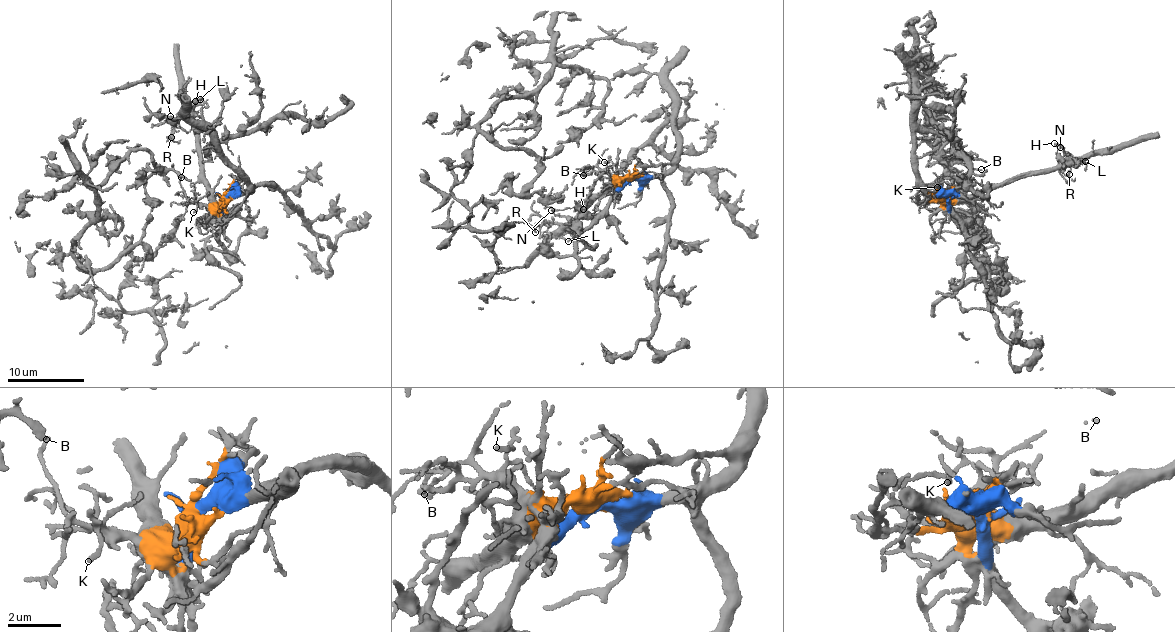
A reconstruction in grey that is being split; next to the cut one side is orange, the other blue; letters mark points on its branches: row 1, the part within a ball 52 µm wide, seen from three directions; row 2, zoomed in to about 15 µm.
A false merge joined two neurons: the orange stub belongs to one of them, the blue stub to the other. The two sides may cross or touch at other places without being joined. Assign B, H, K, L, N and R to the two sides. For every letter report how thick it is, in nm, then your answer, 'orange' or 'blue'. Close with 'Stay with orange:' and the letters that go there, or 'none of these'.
B: 110 nm | orange
H: 160 nm | orange
K: 160 nm | orange
L: 110 nm | orange
N: 110 nm | orange
R: 120 nm | orange
Stay with orange: B, H, K, L, N, R

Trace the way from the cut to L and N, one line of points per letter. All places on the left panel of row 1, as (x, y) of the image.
L: (223, 197), (219, 205), (210, 190), (201, 154), (199, 133), (192, 113), (203, 102), (200, 99)
N: (223, 197), (219, 205), (210, 190), (200, 148), (187, 116), (175, 123), (171, 116)

